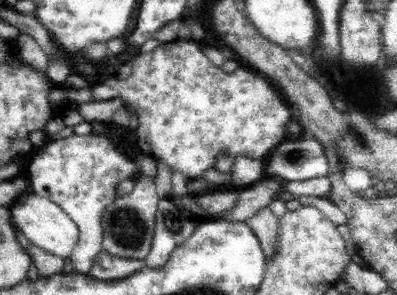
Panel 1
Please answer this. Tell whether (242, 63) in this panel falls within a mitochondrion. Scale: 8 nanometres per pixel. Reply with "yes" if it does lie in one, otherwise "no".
no

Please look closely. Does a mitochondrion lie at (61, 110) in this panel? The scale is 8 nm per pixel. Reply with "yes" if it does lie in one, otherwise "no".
no

